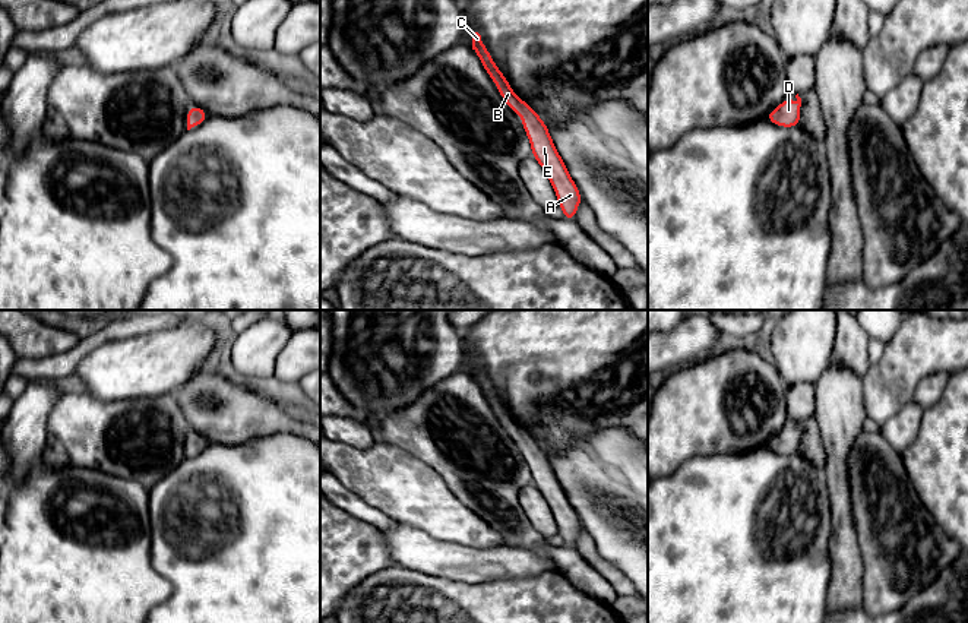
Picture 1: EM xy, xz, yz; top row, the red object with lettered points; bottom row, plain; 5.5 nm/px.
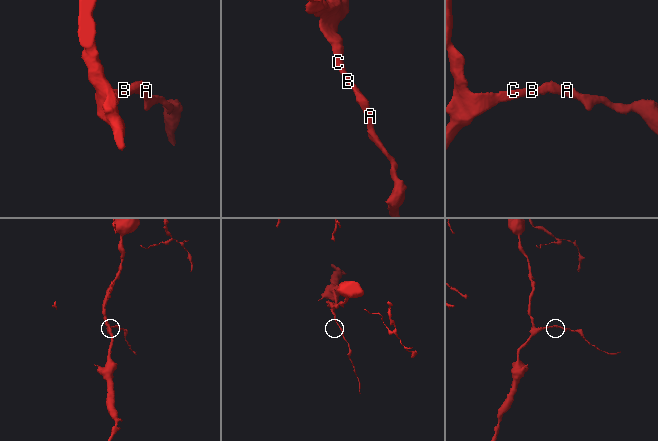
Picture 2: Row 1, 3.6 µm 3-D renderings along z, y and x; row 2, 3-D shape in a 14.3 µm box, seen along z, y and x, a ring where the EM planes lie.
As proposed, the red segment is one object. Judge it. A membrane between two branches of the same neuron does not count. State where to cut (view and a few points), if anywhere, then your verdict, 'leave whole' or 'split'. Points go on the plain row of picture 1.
cut none; leave whole

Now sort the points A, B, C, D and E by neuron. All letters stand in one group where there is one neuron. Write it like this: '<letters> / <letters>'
A B C D E

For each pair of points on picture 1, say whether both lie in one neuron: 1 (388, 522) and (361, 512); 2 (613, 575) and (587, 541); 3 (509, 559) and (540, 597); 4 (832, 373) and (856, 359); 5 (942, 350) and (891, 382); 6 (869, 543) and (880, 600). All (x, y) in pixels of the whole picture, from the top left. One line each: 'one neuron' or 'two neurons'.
1: one neuron
2: one neuron
3: two neurons
4: two neurons
5: one neuron
6: one neuron

